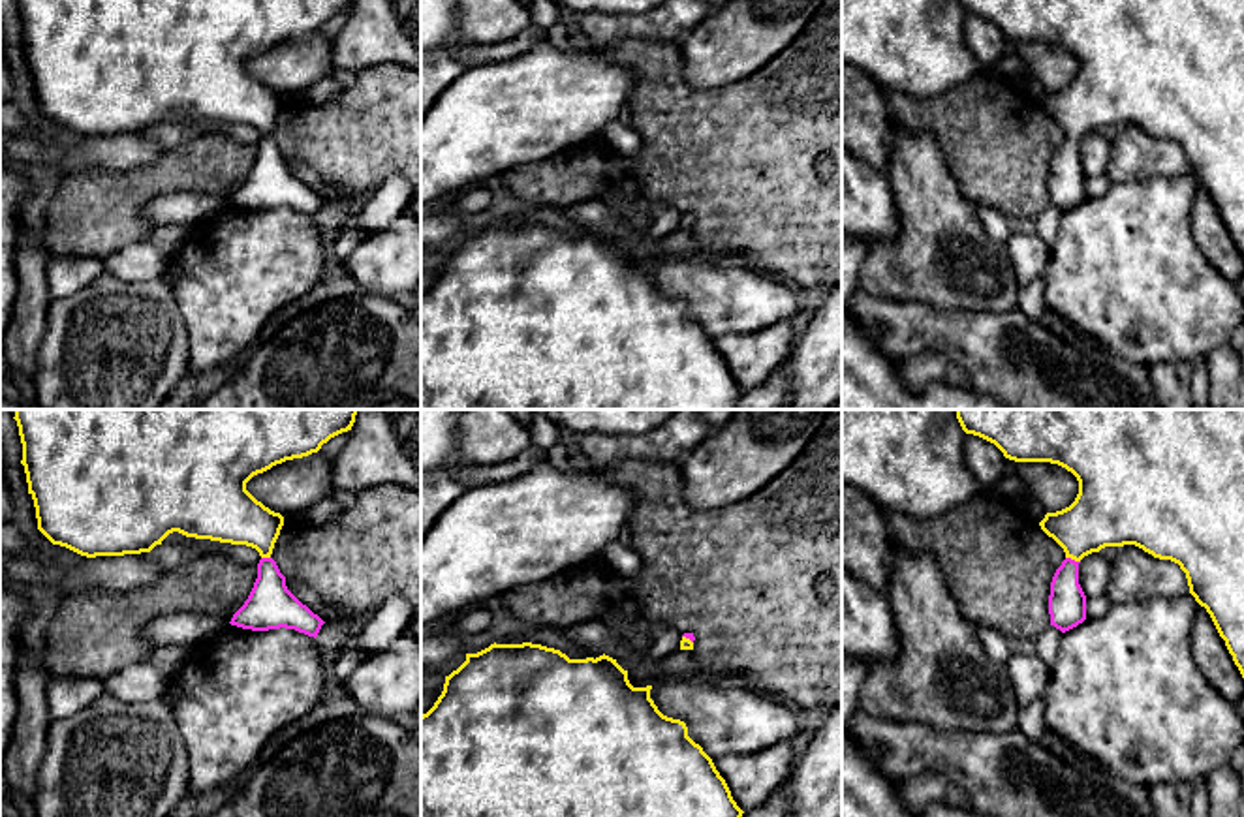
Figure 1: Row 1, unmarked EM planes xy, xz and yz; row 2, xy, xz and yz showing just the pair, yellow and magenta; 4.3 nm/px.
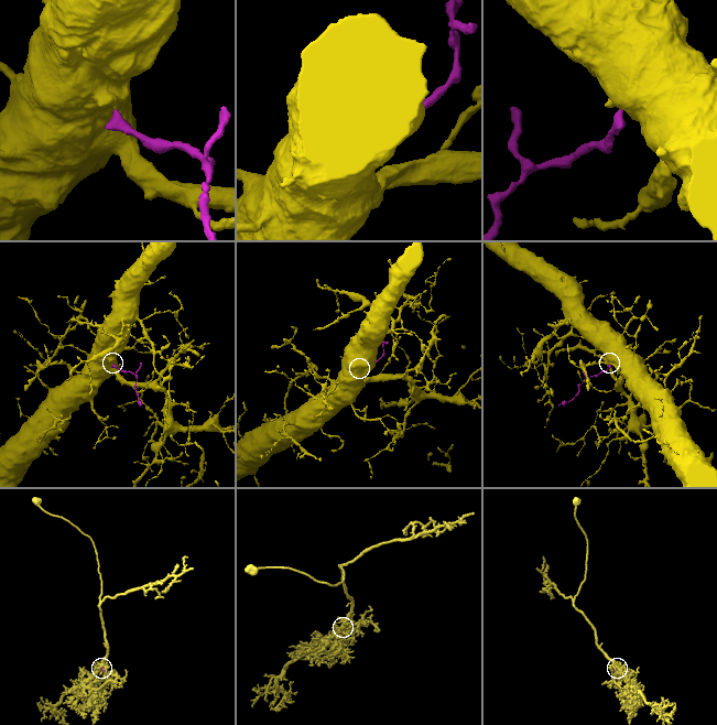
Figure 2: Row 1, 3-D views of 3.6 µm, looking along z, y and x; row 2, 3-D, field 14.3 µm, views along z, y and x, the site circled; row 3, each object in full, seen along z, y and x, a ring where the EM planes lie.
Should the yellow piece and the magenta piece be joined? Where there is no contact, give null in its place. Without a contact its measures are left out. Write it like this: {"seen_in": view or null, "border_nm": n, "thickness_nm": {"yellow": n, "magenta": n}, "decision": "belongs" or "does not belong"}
{"seen_in": "yz", "border_nm": 70, "thickness_nm": {"yellow": 300, "magenta": 160}, "decision": "belongs"}

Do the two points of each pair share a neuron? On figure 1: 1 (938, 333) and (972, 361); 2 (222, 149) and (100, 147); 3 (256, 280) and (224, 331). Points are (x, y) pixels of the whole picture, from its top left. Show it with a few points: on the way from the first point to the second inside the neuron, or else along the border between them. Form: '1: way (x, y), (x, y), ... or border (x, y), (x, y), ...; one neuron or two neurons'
1: way (946, 335), (964, 354); one neuron
2: border (168, 151), (153, 162), (126, 171); two neurons
3: way (243, 293), (224, 312), (224, 318); one neuron

